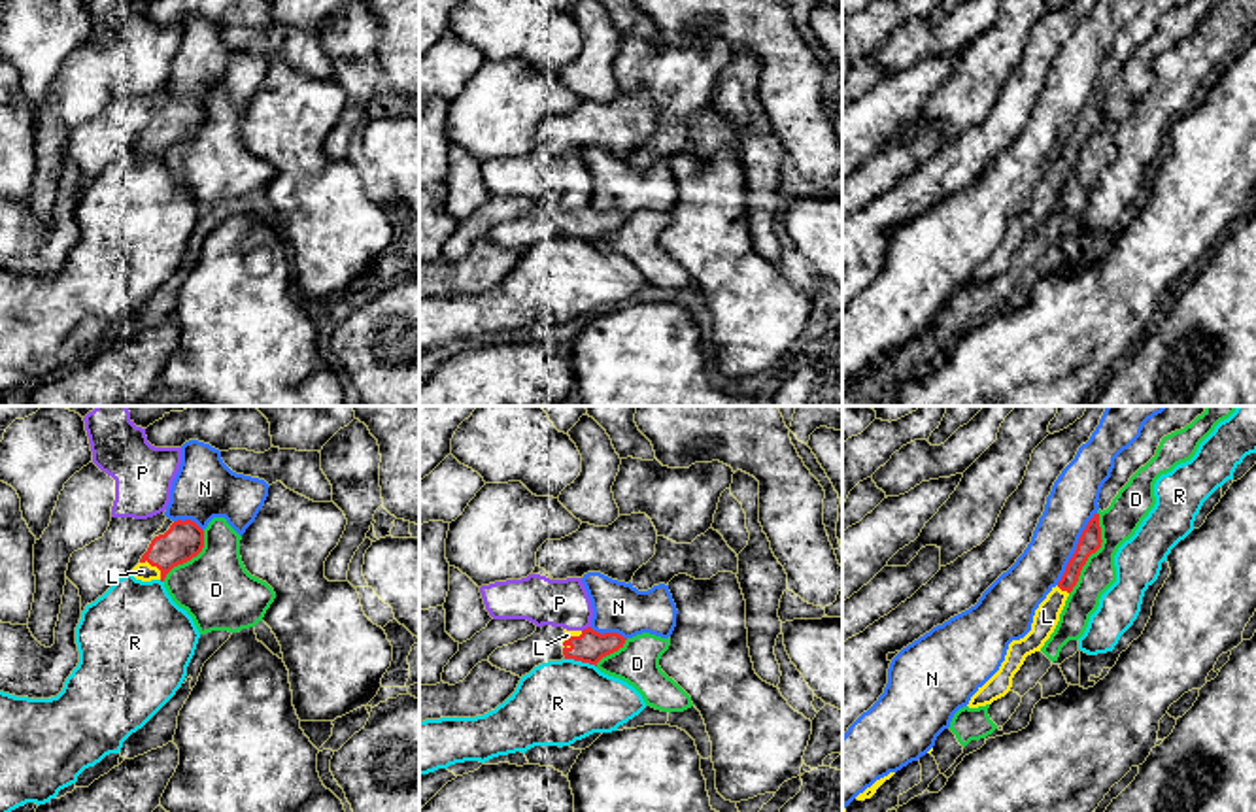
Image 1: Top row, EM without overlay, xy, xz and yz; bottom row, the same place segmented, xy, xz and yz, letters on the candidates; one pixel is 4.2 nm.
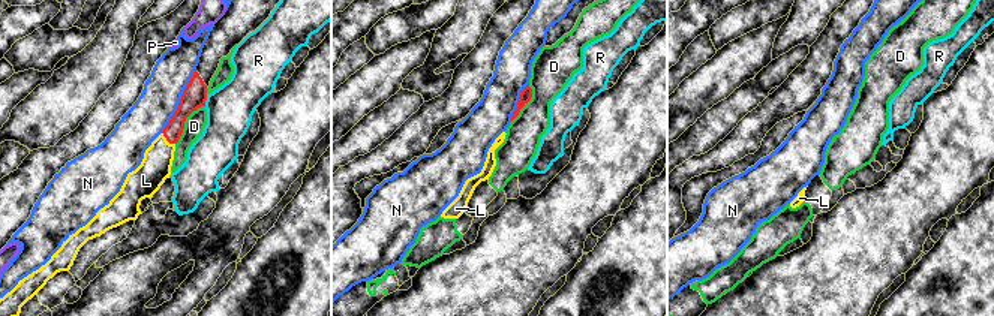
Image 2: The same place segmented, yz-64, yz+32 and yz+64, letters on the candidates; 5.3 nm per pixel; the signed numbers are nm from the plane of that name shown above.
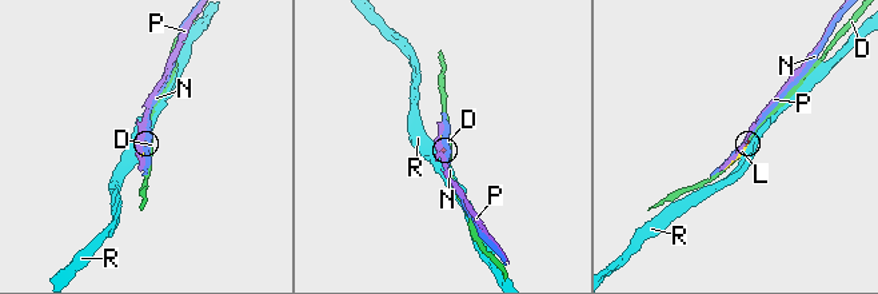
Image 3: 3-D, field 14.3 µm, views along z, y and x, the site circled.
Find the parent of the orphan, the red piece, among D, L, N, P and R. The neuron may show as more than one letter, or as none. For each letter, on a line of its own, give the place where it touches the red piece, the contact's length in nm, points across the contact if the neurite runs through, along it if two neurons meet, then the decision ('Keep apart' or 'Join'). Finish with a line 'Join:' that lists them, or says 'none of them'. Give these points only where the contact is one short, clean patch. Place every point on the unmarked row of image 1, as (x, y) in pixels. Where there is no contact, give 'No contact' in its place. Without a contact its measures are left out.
D: Touches red at yz (1092, 129). Shared border 380 nm. Boundary: yz (1098, 89), (1102, 104), (1100, 123), (1088, 135), (1069, 170). Keep apart
L: Touches red at xy (153, 142). Shared border 120 nm. Path across: xy (184, 118), (153, 142), (142, 148). Join
N: Touches red at yz (1077, 125). Shared border 360 nm. Boundary: yz (1096, 89), (1056, 161). Keep apart
P: Touches red at xz (588, 204). Shared border 50 nm. Boundary: xz (590, 202), (582, 208). Keep apart
R: Touches red at xz (580, 236). Shared border 140 nm. Keep apart
Join: L

